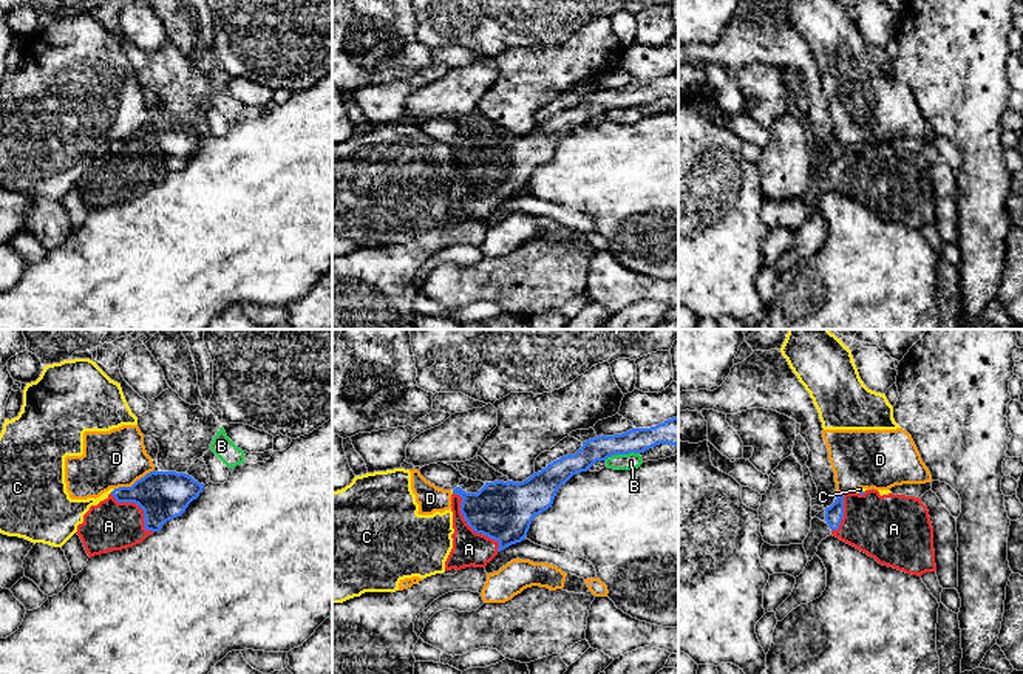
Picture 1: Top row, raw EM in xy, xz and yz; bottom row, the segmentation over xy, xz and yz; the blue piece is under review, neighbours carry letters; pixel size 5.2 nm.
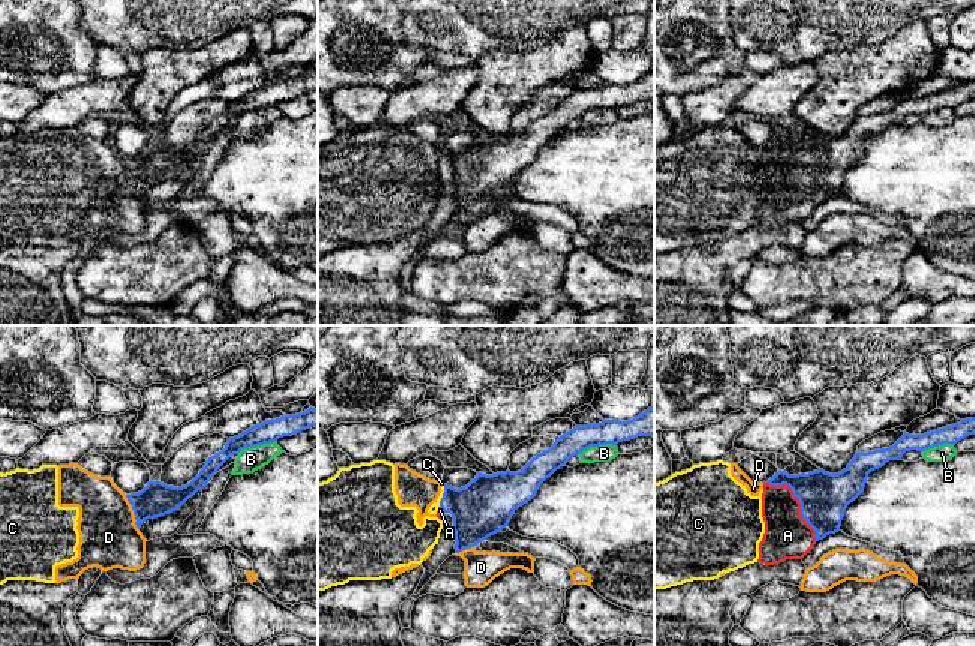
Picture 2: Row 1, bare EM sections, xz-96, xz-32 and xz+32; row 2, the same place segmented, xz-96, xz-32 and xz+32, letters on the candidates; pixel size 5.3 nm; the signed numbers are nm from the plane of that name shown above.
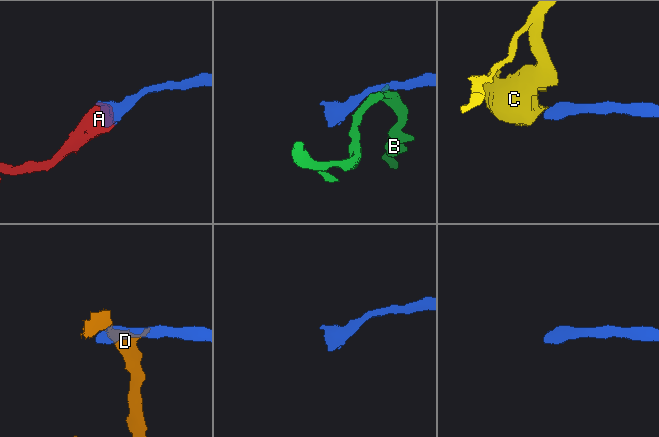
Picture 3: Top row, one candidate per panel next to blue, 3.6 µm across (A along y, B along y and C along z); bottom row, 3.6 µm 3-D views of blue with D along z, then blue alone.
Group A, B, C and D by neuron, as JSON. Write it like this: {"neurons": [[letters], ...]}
{"neurons": [["A"], ["B"], ["C", "D"]]}

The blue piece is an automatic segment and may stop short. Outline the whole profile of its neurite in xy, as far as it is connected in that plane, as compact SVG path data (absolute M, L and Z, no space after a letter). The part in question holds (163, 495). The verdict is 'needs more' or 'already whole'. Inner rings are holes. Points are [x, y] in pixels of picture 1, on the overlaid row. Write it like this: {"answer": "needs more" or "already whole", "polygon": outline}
{"answer": "needs more", "polygon": "M150 471L131 487L114 488L107 499L91 506L76 533L80 536L90 558L133 547L148 535L159 532L167 521L181 516L202 488L204 484L185 473Z"}

